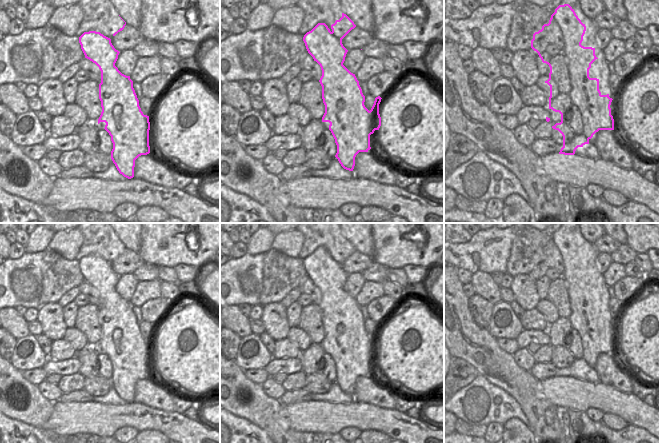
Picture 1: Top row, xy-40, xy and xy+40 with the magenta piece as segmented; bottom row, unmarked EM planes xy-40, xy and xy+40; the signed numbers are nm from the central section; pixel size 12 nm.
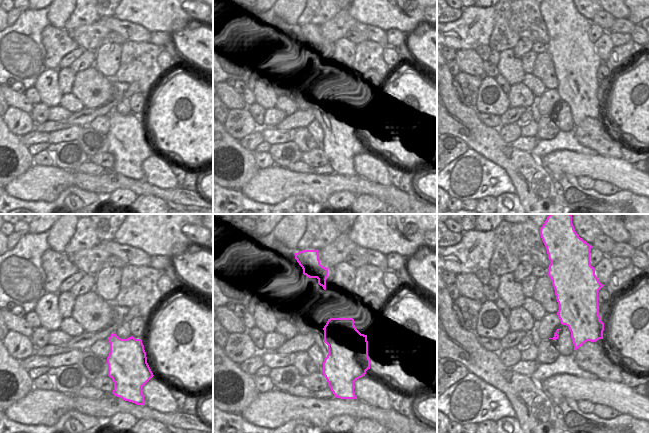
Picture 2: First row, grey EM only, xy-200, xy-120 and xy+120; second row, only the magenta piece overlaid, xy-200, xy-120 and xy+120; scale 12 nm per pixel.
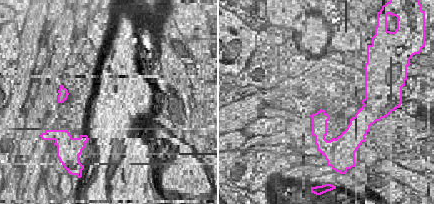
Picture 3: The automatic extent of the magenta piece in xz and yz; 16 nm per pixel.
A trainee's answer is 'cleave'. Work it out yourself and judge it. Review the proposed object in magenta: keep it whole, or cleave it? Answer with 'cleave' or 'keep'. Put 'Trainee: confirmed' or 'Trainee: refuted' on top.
Trainee: refuted
keep

